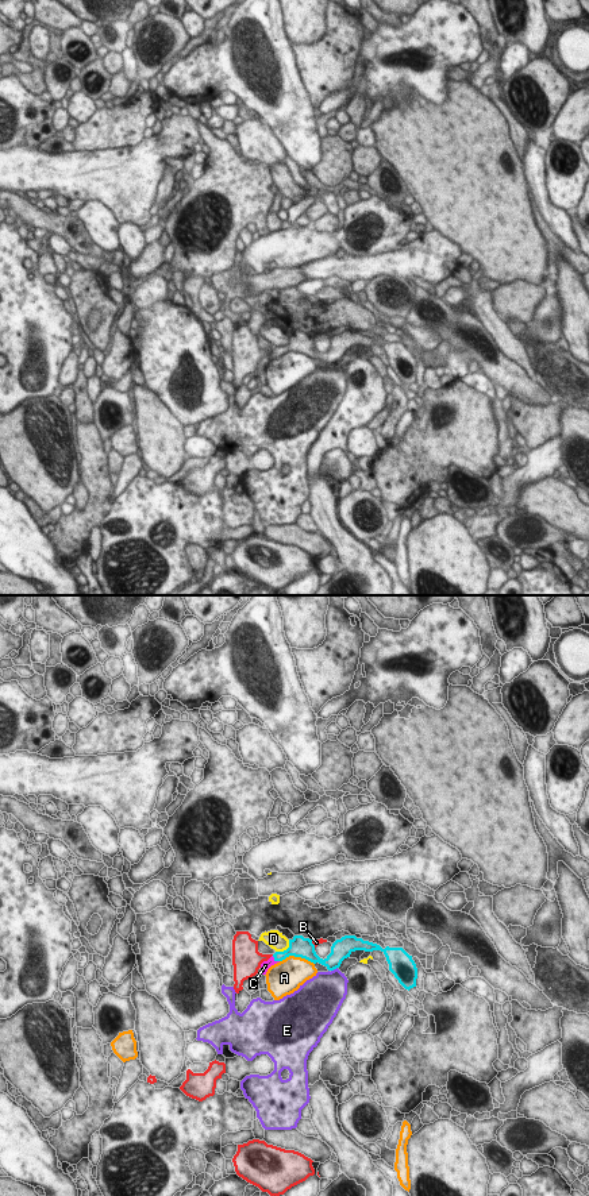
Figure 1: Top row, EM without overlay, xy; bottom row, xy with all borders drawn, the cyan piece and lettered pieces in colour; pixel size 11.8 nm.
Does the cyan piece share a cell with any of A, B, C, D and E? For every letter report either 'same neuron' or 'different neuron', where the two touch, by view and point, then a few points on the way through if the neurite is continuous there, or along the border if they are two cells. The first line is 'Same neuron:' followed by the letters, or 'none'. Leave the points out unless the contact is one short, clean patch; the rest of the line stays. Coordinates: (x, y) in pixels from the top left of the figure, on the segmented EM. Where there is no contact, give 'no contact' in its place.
Same neuron: C
A: different neuron; meets cyan in xy at (297, 956)
B: different neuron; meets cyan in xy at (312, 944)
C: same neuron; meets cyan in xy at (276, 960); runs through xy (293, 949), (276, 960), (265, 965)
D: different neuron; meets cyan in xy at (287, 949)
E: different neuron; meets cyan in xy at (334, 968); border along xy (337, 967), (331, 971)

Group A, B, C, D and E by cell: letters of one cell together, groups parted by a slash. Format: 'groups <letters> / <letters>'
groups A / B / C / D / E

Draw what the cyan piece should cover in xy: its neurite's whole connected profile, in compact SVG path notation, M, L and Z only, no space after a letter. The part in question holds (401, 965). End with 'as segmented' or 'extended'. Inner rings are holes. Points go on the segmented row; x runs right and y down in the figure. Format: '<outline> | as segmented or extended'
M294 935L289 940L289 948L284 952L276 952L267 961L261 964L258 969L258 977L266 975L267 969L285 960L289 956L305 958L313 964L319 962L324 965L328 971L334 971L340 967L342 961L355 950L381 950L389 964L389 971L394 975L399 983L405 988L411 989L416 987L417 968L412 956L409 956L403 948L389 948L382 949L380 945L363 941L355 935L344 935L336 940L331 946L331 953L323 960L315 952L315 945L312 940L304 938L303 935Z | extended

